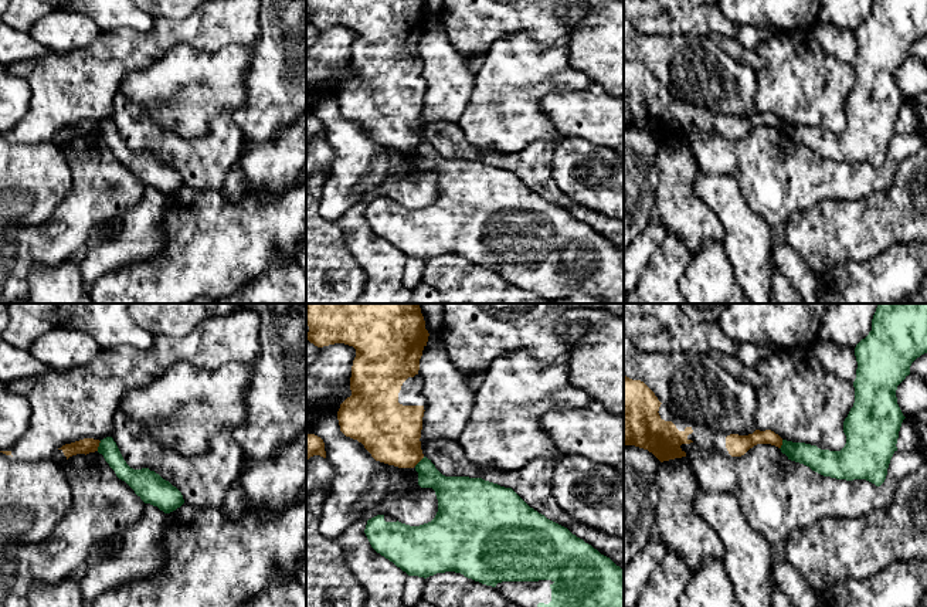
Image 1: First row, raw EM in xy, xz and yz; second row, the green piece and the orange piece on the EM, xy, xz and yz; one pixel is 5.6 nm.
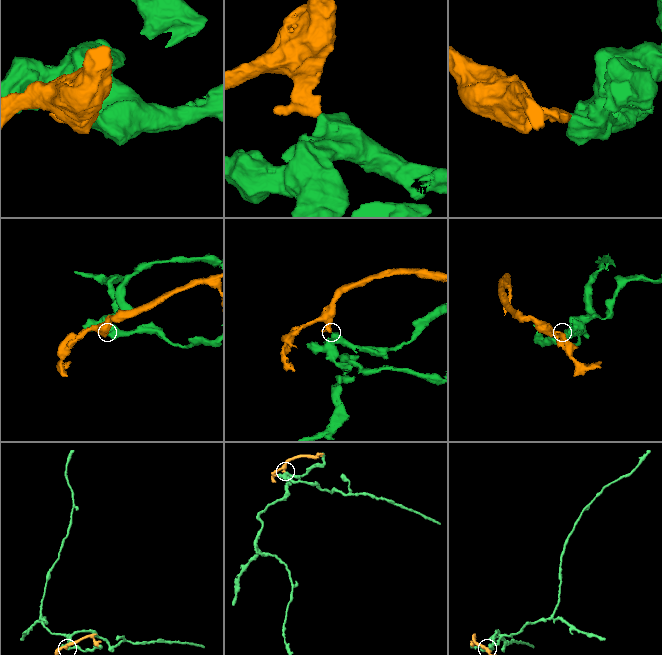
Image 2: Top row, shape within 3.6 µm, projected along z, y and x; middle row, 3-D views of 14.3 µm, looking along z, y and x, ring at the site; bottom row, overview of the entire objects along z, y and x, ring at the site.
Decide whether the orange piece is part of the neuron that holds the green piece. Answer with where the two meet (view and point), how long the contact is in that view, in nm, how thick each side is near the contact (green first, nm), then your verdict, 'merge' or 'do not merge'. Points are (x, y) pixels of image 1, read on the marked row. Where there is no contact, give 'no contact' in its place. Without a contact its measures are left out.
contact xy (99, 446); length 60 nm; calibres 100 and 90 nm; do not merge

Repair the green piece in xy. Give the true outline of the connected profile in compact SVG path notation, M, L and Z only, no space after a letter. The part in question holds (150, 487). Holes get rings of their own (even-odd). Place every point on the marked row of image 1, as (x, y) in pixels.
M112 437L101 440L98 452L103 455L116 477L125 481L145 503L157 506L164 513L184 503L181 492L154 471L130 468Z

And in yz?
M877 304L872 330L855 347L858 362L853 382L855 403L843 421L845 447L841 451L829 451L782 440L781 452L824 477L866 479L880 486L897 451L899 431L906 418L897 404L896 390L910 374L911 363L924 353L927 353L927 304Z

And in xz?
M427 457L415 471L418 485L435 491L435 518L410 526L377 515L364 529L371 547L408 576L461 573L496 587L523 607L624 607L624 570L567 528L530 508L512 488L482 478L445 477Z

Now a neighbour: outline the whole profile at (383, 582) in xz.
M357 520L337 538L352 573L366 591L364 607L410 607L403 598L408 574L371 547L366 525L367 520Z

